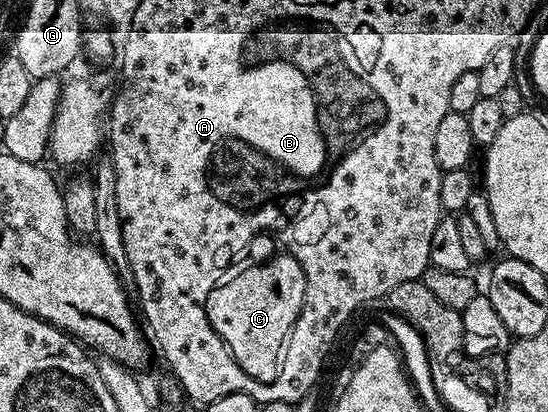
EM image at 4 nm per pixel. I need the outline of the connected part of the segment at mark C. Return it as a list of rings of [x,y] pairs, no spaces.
[[[290,252],[282,253],[240,274],[232,273],[211,289],[207,301],[209,324],[217,336],[221,336],[239,367],[255,382],[277,380],[287,338],[301,312],[307,291],[301,264]]]

